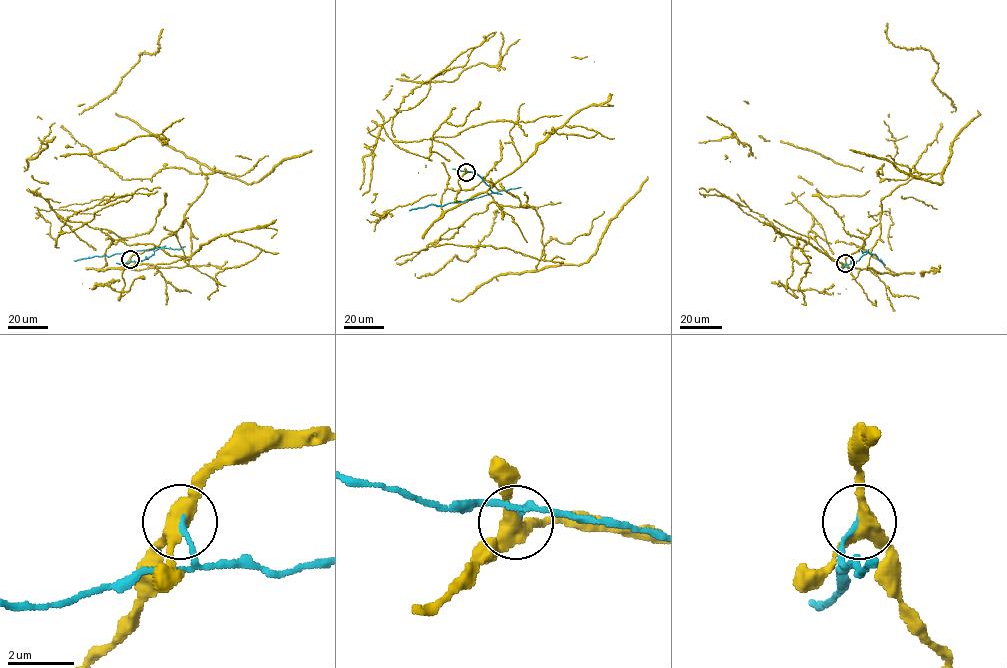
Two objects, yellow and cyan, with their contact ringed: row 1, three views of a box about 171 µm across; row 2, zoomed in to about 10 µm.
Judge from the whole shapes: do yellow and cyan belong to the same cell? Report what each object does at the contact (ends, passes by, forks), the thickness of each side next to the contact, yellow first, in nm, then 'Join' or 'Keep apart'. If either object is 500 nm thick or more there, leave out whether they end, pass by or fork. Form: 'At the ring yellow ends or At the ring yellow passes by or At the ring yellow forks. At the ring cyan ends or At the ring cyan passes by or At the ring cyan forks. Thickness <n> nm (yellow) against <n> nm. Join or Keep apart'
At the ring yellow forks. At the ring cyan ends. Thickness 400 nm (yellow) against 140 nm. Keep apart

